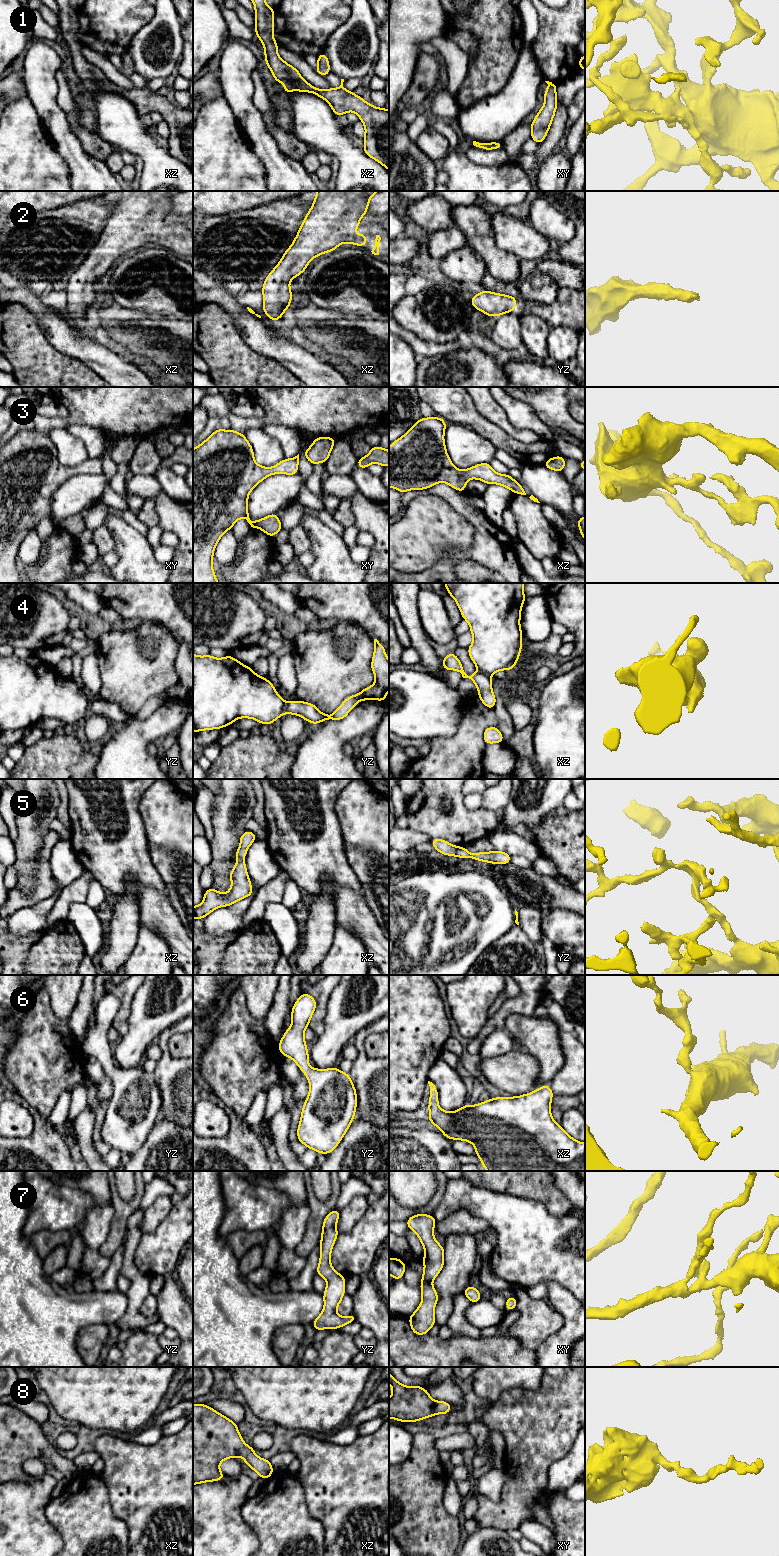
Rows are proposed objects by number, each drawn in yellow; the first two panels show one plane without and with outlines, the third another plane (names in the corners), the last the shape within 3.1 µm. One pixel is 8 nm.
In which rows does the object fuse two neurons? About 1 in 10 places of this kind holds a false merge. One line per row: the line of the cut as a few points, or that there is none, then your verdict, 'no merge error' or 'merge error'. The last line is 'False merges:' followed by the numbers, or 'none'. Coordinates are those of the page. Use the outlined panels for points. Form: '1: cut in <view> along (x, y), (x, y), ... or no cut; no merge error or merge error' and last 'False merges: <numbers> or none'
1: no cut; no merge error
2: no cut; no merge error
3: no cut; no merge error
4: cut in xz along (478, 670), (490, 677); merge error
5: no cut; no merge error
6: no cut; no merge error
7: no cut; no merge error
8: no cut; no merge error
False merges: 4

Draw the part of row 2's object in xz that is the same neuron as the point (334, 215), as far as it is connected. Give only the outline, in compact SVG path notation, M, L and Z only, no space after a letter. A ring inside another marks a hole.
M317 191L311 209L305 216L299 231L285 251L280 262L265 278L263 293L263 311L269 319L276 322L283 317L292 301L289 282L299 276L308 267L309 262L317 256L334 251L343 243L366 245L367 235L354 234L360 225L360 219L367 213L370 198L380 191Z

